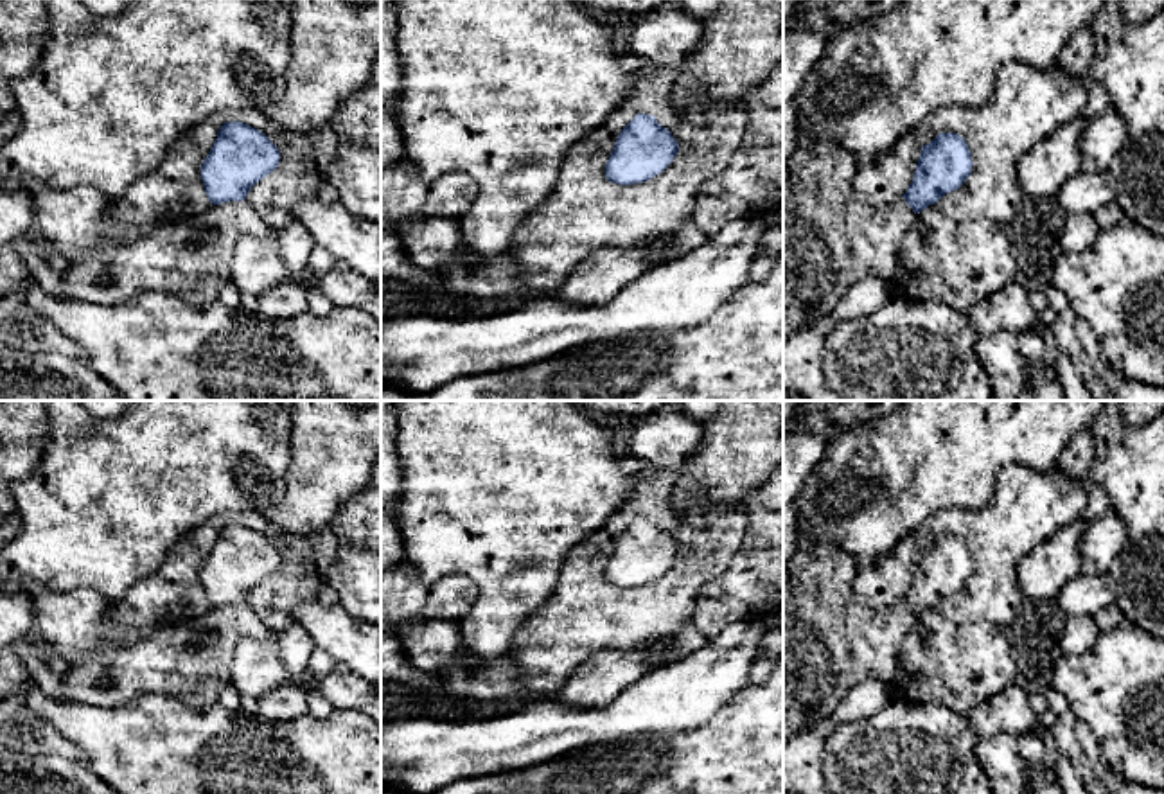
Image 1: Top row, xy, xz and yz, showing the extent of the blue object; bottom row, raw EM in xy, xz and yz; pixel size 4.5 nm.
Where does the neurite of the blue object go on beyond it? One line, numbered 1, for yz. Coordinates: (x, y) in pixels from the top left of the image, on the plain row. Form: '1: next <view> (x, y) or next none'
1: next yz (832, 644)

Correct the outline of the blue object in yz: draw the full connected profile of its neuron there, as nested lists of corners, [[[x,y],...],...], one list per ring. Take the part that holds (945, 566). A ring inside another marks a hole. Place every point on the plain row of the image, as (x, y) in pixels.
[[[939,535],[922,550],[913,586],[895,605],[873,609],[859,602],[853,580],[855,560],[832,546],[798,548],[783,584],[783,742],[830,717],[842,697],[866,681],[891,684],[902,668],[902,641],[916,625],[918,616],[938,605],[945,596],[957,593],[972,577],[972,555],[957,535]]]

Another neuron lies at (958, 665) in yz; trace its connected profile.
[[[936,605],[918,616],[916,625],[902,641],[902,668],[889,684],[900,697],[941,704],[966,717],[968,711],[1017,681],[1013,650],[1002,631],[984,623],[956,623]]]

